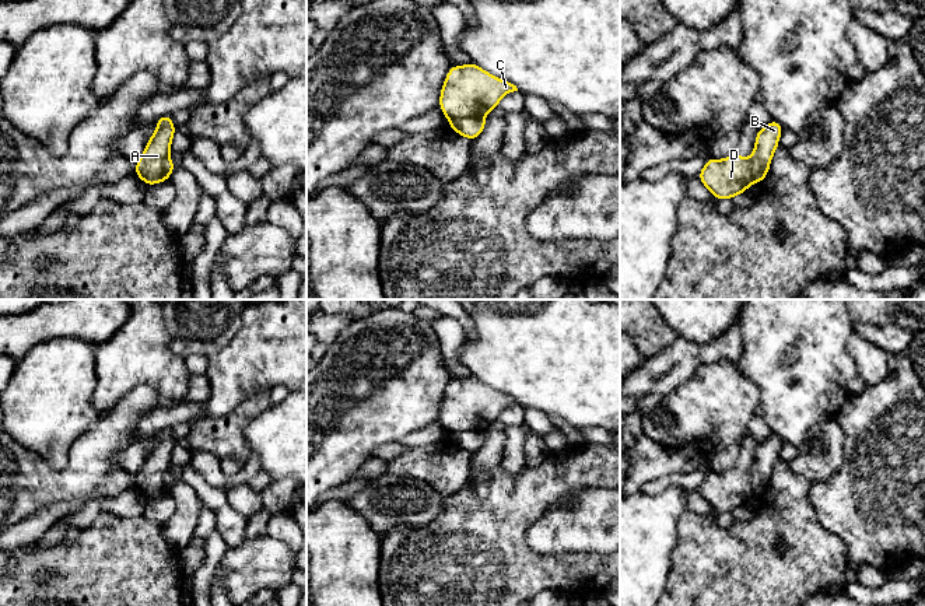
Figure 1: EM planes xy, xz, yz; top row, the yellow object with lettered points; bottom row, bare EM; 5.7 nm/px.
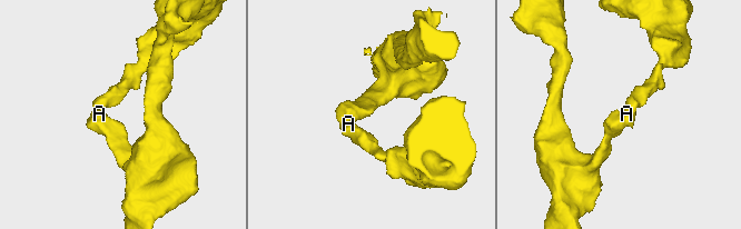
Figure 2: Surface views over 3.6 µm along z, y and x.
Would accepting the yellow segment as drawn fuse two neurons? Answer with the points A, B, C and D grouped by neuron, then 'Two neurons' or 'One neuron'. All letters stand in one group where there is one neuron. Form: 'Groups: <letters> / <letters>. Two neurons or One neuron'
Groups: A B / C D. Two neurons

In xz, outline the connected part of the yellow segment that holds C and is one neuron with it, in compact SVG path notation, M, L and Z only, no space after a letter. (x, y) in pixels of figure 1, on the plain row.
M474 376L449 382L439 409L439 421L449 432L484 430L516 399L494 390Z

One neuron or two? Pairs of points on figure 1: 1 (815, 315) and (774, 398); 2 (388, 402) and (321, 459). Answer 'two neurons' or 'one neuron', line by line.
1: one neuron
2: one neuron

